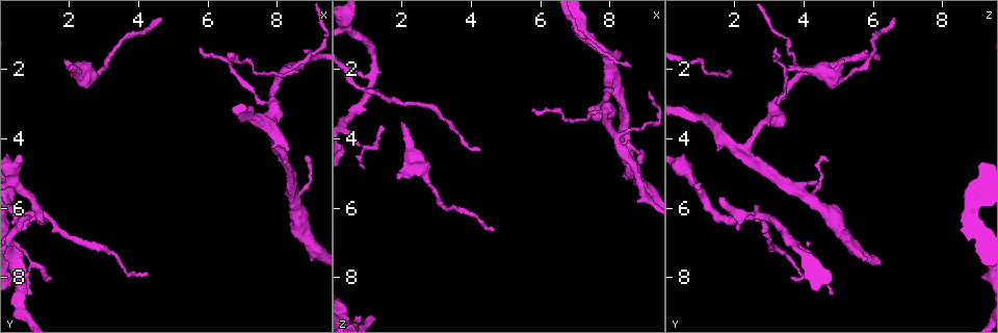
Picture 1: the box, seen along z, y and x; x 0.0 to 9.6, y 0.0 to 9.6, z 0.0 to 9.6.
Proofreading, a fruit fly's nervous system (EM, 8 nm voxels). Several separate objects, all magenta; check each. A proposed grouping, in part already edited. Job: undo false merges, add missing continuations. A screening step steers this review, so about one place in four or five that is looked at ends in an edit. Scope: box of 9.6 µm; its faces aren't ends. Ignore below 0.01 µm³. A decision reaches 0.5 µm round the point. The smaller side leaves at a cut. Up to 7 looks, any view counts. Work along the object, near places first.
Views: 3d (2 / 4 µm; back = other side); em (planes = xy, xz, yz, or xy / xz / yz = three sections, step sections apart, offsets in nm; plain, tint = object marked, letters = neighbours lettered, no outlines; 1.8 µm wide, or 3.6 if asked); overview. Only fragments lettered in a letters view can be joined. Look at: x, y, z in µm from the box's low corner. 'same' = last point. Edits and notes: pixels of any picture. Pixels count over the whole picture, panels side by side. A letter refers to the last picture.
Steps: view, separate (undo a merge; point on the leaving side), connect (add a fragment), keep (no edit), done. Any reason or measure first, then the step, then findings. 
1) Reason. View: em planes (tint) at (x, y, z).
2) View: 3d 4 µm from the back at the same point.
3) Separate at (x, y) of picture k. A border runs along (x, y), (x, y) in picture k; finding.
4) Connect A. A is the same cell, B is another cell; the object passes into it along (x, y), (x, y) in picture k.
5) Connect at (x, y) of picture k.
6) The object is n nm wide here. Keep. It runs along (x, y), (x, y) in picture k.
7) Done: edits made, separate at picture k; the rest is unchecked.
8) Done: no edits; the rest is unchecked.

Branch stops here. View: 3d 2 µm at (1.95, 2.05, 3.60).

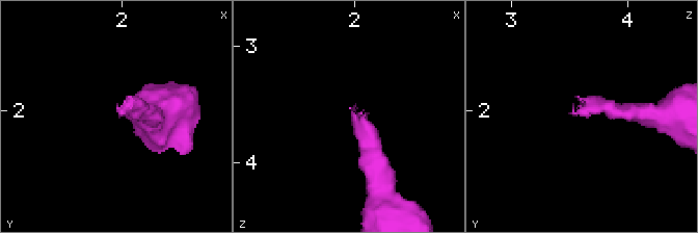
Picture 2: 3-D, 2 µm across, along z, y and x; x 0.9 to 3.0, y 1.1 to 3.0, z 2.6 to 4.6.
Shape alone is not enough. View: em yz step 8 (letters) at (2.00, 2.02, 3.52).

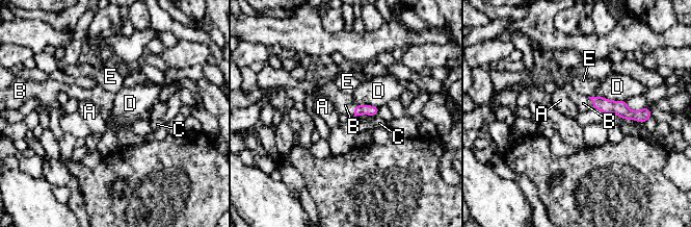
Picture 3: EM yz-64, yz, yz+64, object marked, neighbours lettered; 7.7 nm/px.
Another direction. View: em xz step 4 (letters) at the same point.

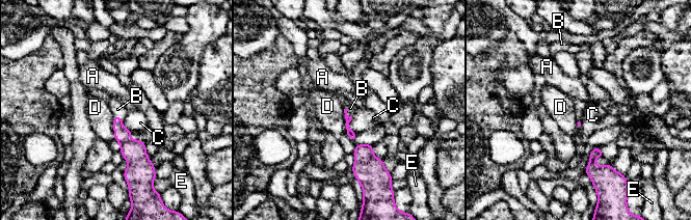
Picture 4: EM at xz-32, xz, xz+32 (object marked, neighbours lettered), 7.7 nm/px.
The longest contact is with D, 190 nm. Connect B. B is the same cell, A, C, D and E are other cells; the neuron continues.

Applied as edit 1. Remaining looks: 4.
Four arms meet. View: 3d 4 µm at (1.05, 6.15, 2.65).

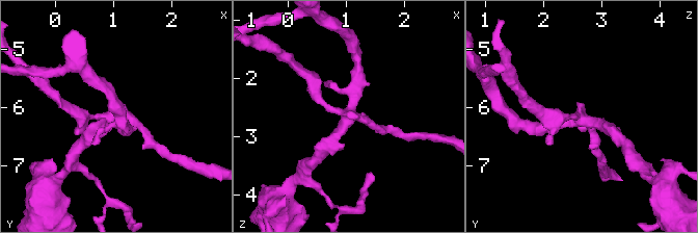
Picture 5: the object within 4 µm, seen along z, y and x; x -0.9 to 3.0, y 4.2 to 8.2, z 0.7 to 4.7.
View: em xz step 4 (tint) at (1.10, 6.15, 2.65).

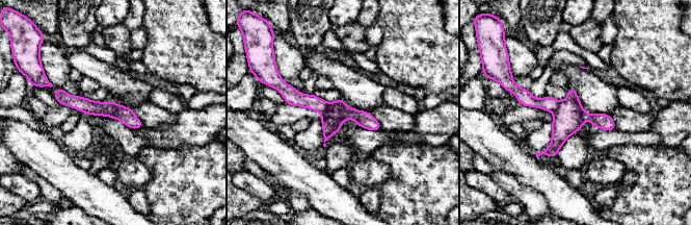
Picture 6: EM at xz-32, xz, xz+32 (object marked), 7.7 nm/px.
Cut it another way. View: em planes (letters) at the same point.

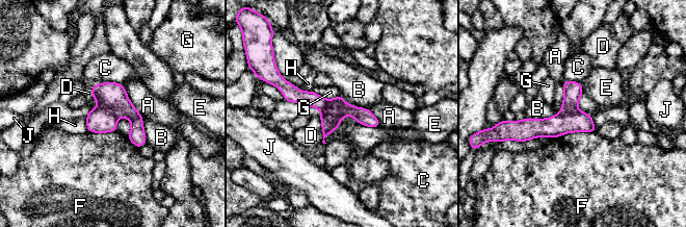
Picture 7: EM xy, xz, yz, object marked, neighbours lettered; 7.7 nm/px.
Separate at (109, 95) of picture 7. A, B, C, D, E, F, G, H and J are other cells; a border runs along (103, 106), (114, 110), (120, 116) in picture 7; a second neuron is stuck on.

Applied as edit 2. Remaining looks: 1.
Done: edits made, connect at picture 4, separate at picture 7; the rest is unchecked.

